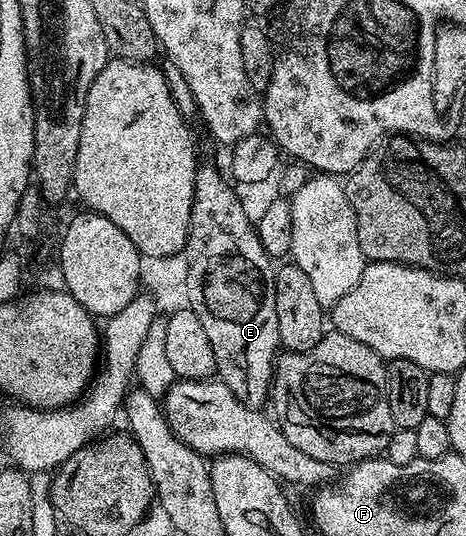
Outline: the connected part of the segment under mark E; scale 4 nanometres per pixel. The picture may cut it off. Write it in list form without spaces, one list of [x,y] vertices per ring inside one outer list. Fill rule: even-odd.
[[[202,164],[198,168],[189,234],[183,250],[187,267],[183,293],[189,296],[188,308],[199,315],[199,323],[203,323],[207,339],[211,339],[211,351],[215,351],[217,364],[216,376],[243,404],[261,407],[271,397],[273,371],[281,344],[279,319],[275,315],[275,265],[267,251],[263,251],[263,243],[259,243],[254,218],[249,218],[244,203],[232,188],[237,190],[227,180],[226,174],[221,174],[215,166]]]

